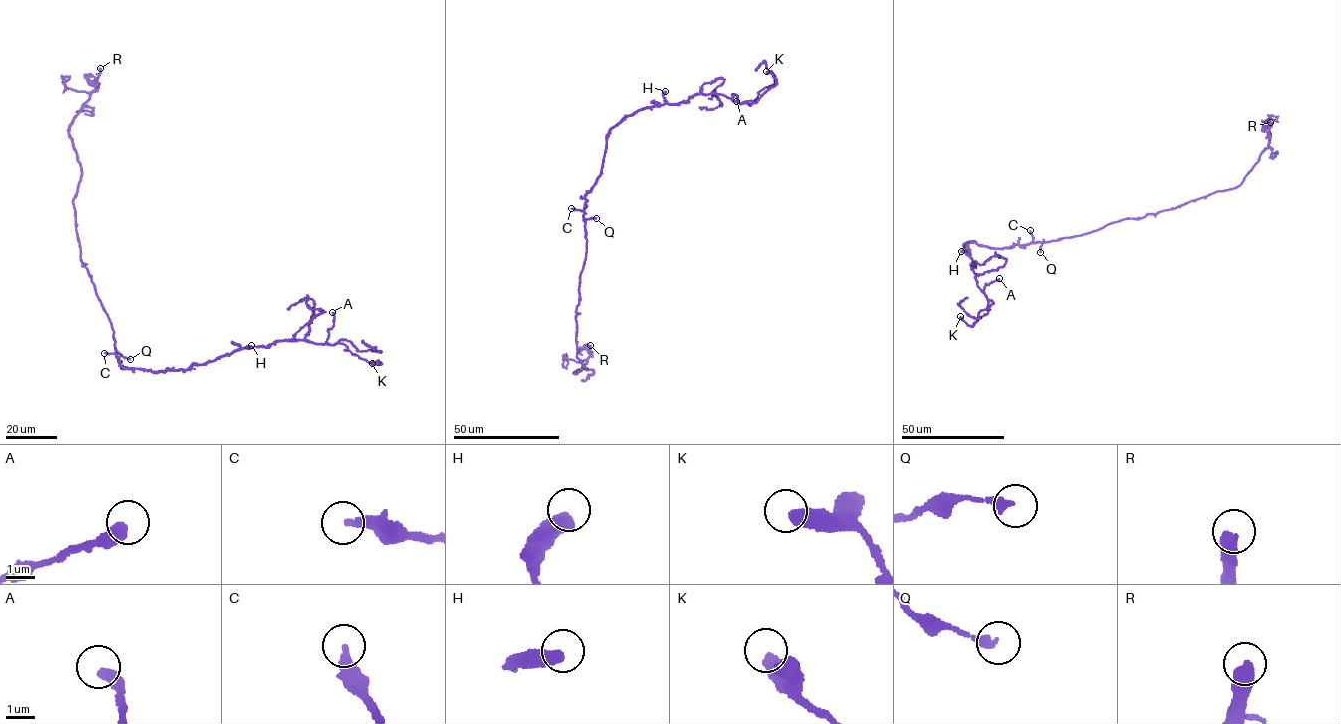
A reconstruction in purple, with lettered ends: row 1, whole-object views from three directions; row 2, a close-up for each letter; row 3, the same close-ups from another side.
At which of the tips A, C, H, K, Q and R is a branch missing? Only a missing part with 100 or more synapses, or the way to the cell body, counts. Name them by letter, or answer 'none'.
R

